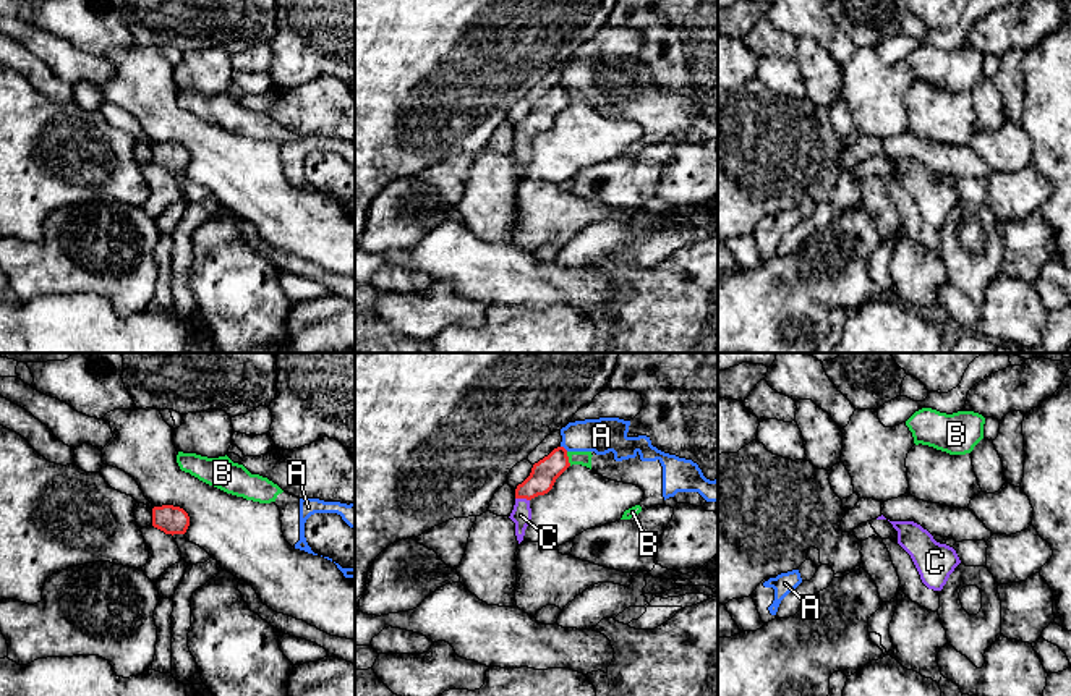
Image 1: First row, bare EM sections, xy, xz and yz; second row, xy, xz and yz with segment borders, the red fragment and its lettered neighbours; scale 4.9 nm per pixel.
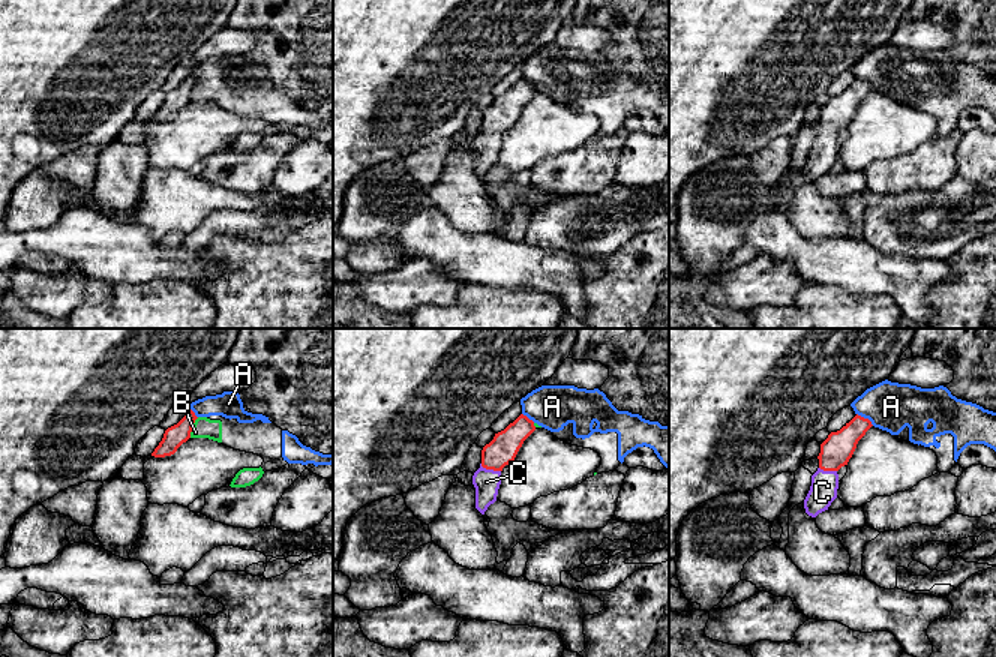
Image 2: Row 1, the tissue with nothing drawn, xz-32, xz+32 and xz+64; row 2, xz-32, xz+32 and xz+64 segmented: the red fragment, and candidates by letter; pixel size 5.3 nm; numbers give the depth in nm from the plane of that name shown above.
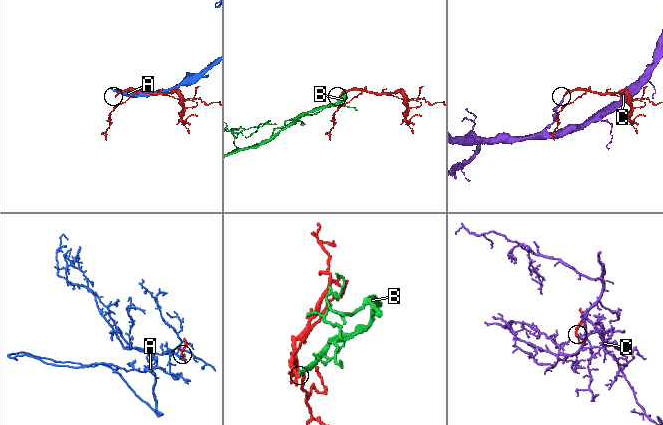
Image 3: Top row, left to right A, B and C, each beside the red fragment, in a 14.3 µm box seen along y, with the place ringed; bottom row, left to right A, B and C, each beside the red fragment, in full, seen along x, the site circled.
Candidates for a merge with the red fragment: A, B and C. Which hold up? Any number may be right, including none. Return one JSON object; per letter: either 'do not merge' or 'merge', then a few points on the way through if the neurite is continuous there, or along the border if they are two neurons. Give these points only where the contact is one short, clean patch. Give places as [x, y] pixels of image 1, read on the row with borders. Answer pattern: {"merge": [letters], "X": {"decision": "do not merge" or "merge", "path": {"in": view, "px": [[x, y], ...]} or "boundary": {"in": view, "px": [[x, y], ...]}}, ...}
{"merge": ["C"], "A": {"decision": "do not merge"}, "B": {"decision": "do not merge", "boundary": {"in": "xz", "px": [[566, 452], [571, 465]]}}, "C": {"decision": "merge", "path": {"in": "xz", "px": [[543, 475], [522, 497], [520, 515]]}}}

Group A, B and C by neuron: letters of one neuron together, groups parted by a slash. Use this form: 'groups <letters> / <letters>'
groups A B / C

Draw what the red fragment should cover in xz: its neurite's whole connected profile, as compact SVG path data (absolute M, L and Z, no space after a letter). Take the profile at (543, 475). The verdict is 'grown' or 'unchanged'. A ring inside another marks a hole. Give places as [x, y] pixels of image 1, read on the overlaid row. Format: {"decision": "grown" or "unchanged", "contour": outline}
{"decision": "grown", "contour": "M554 448L548 456L533 465L530 476L515 489L515 505L510 520L515 523L518 544L523 541L525 529L531 521L530 500L548 494L556 479L570 466L567 450Z"}

